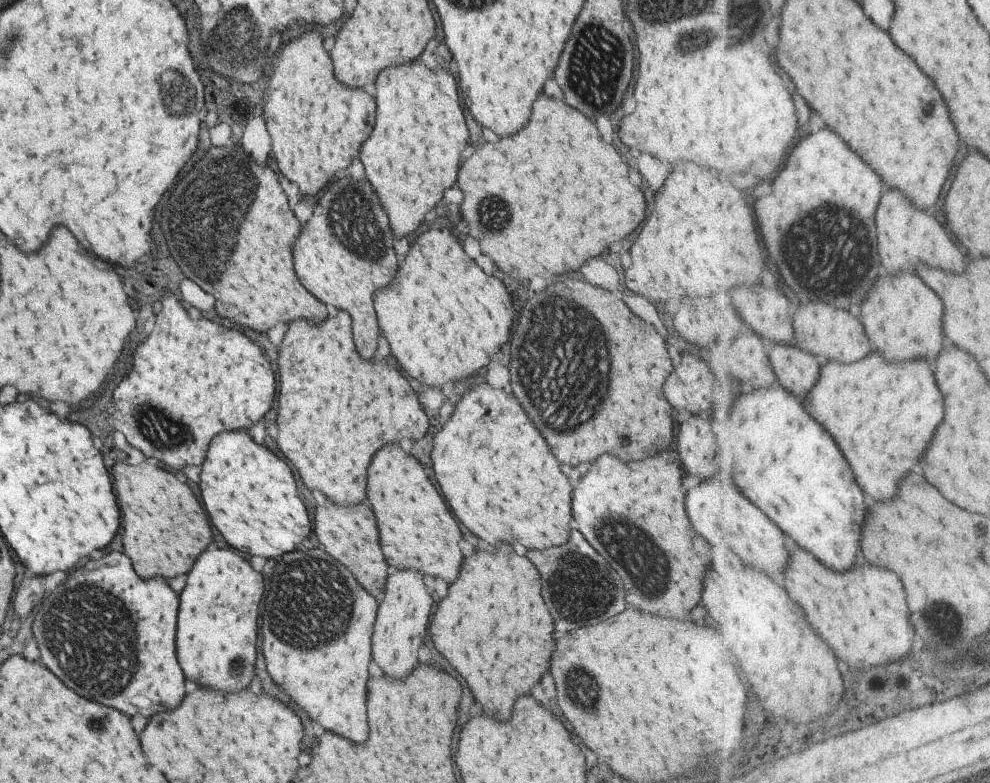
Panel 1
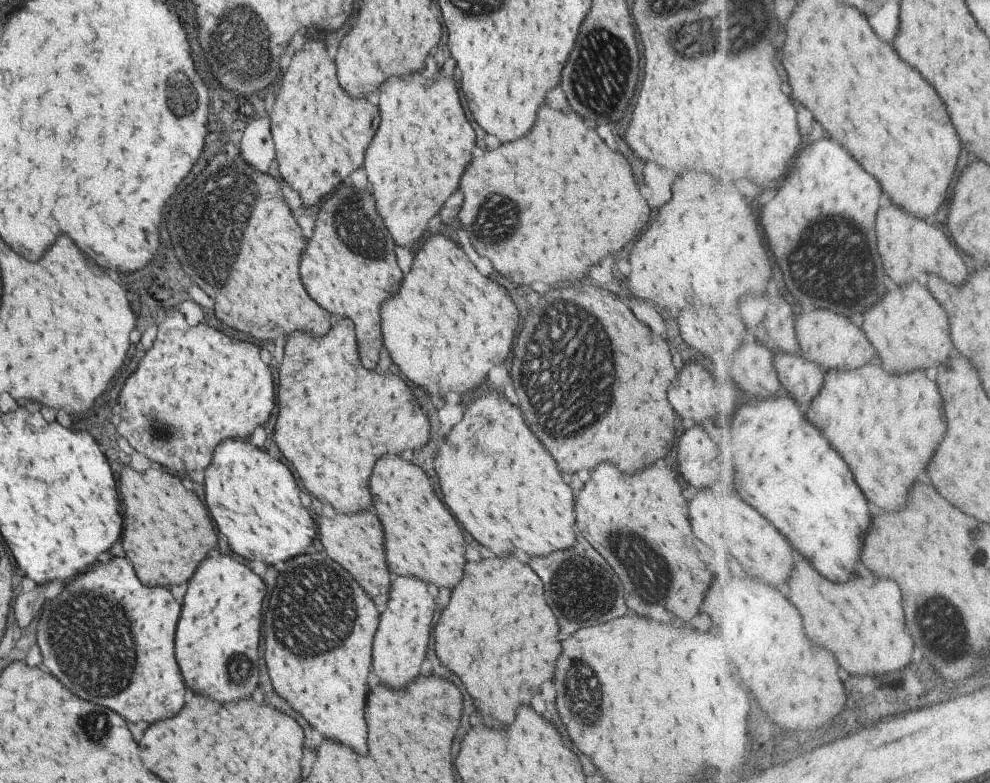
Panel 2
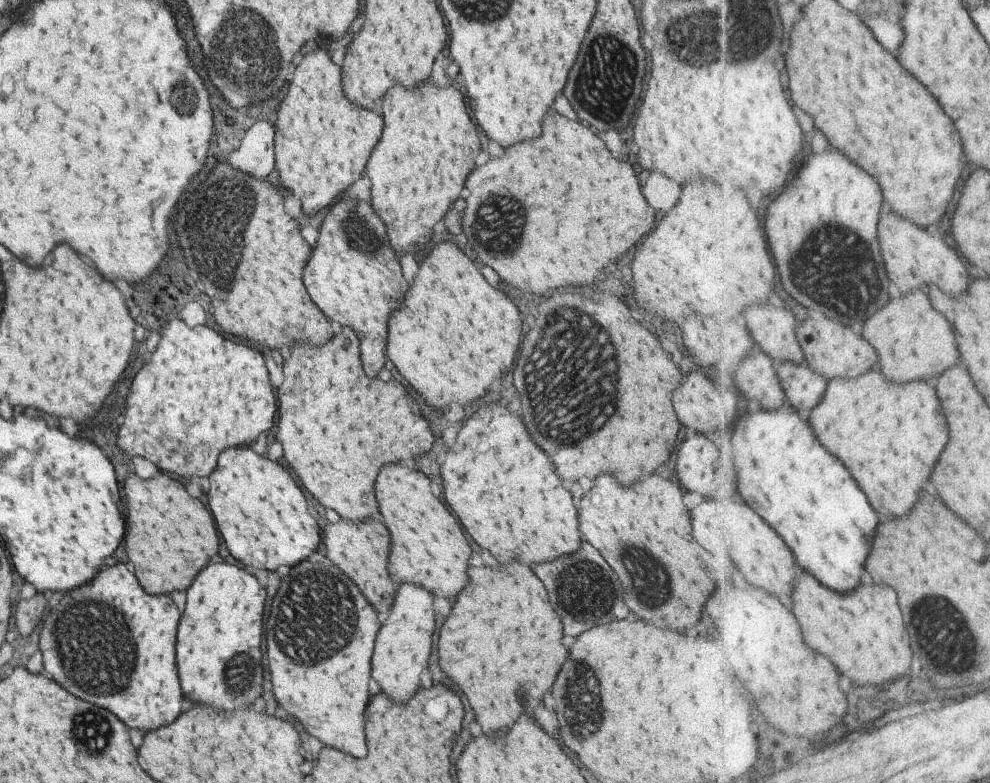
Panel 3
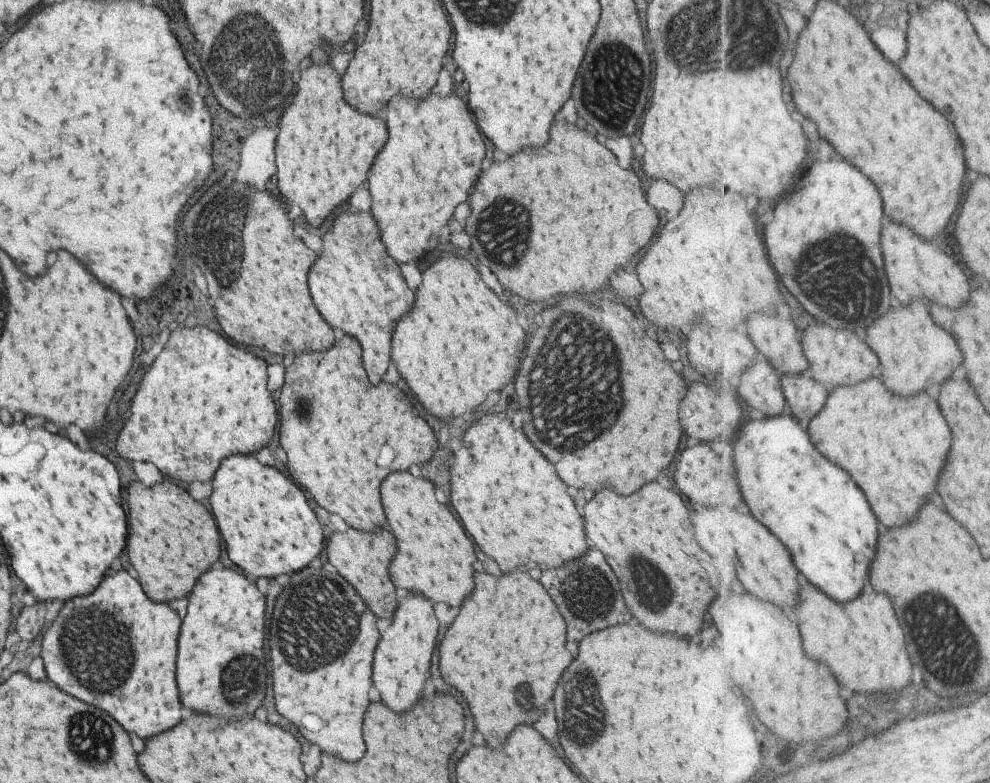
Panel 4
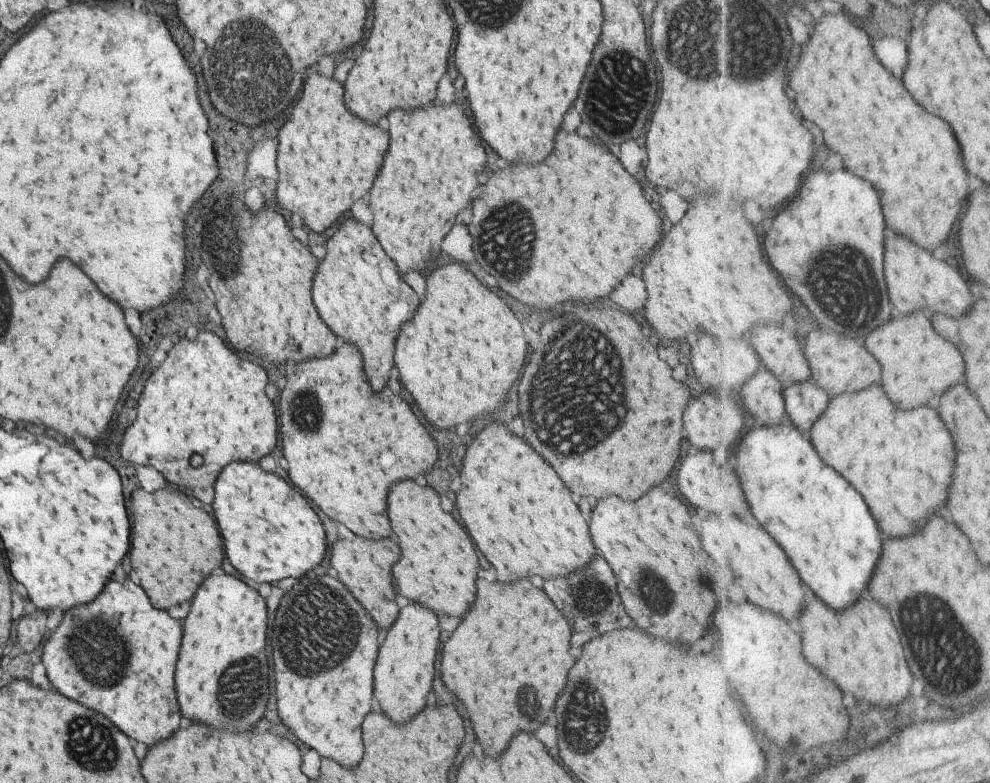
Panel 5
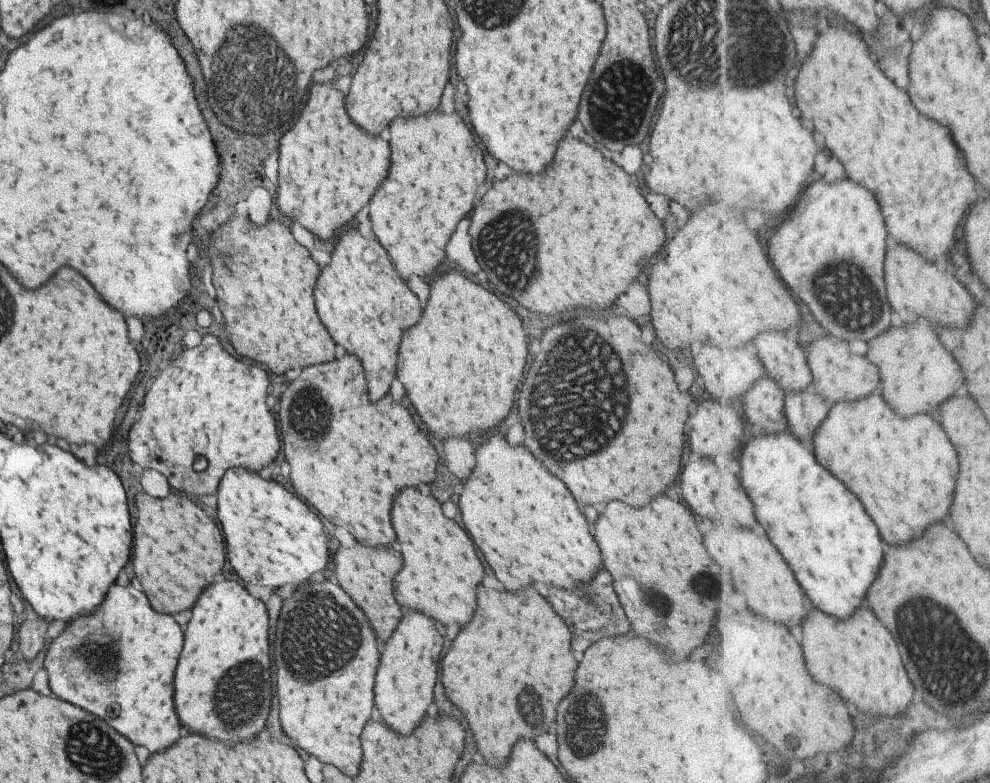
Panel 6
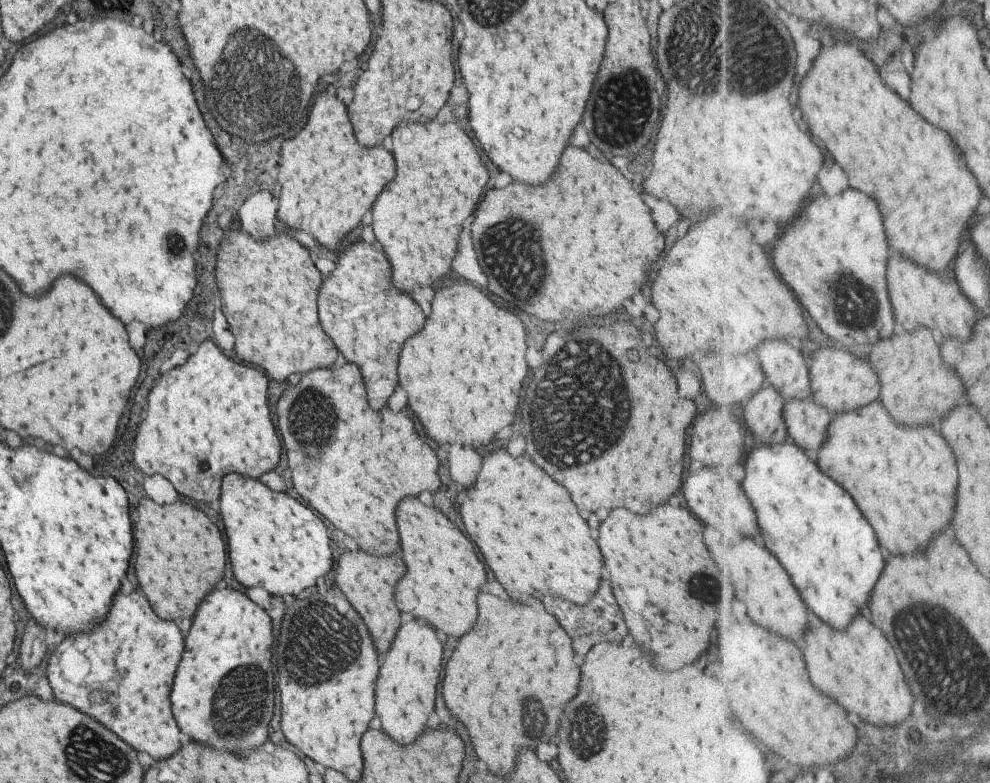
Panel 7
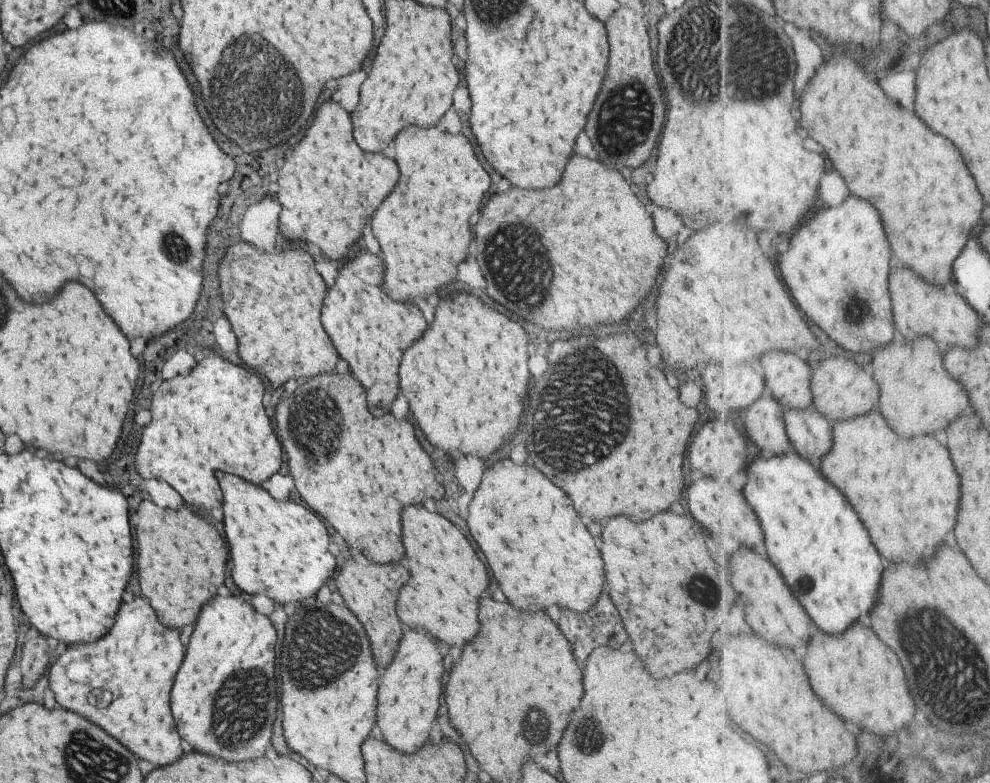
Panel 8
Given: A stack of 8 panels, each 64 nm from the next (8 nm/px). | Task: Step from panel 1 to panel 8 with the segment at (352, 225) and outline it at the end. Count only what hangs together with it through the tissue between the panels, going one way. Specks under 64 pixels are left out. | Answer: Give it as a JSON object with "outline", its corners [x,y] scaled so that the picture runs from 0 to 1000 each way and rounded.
{"outline":[[[371,321],[359,324],[340,346],[340,355],[330,367],[324,388],[324,416],[336,437],[340,452],[365,485],[371,503],[371,524],[377,531],[391,526],[401,503],[401,465],[405,450],[429,421],[429,409],[421,391],[399,386],[387,373],[387,336]]]}

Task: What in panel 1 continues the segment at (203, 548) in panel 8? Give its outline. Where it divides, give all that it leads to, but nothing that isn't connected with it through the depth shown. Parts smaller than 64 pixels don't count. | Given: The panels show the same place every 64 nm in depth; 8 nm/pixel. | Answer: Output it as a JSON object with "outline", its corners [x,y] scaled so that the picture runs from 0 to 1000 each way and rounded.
{"outline":[[[118,590],[114,593],[112,610],[118,649],[122,654],[124,708],[132,715],[138,736],[175,738],[179,733],[187,733],[197,710],[213,690],[213,674],[207,654],[193,626],[175,605],[159,595],[151,595],[148,590],[140,595]]]}

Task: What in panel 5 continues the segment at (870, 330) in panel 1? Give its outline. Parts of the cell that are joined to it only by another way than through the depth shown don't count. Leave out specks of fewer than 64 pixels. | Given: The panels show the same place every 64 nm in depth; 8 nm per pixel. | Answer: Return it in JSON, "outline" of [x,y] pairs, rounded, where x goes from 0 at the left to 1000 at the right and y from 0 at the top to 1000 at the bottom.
{"outline":[[[938,400],[901,406],[874,429],[873,441],[890,467],[891,496],[896,496],[900,511],[912,521],[924,521],[938,516],[944,506],[951,506],[959,493],[965,493],[975,480],[975,462],[967,442],[957,430],[946,427]]]}

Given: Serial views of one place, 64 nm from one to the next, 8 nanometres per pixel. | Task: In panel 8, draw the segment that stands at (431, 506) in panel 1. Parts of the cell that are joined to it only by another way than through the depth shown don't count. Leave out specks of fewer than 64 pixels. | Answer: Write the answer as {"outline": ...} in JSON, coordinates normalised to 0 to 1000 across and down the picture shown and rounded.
{"outline":[[[423,644],[405,651],[405,687],[413,738],[401,759],[405,797],[427,802],[452,825],[466,828],[482,807],[482,766],[492,751],[492,731],[472,687],[447,659],[431,654]]]}

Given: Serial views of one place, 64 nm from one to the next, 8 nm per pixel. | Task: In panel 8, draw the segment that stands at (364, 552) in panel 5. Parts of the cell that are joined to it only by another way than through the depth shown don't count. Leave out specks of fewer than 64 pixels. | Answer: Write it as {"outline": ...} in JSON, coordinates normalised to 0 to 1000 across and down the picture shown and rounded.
{"outline":[[[351,713],[344,720],[344,725],[340,728],[340,736],[338,736],[338,748],[340,748],[348,774],[367,797],[367,802],[373,812],[373,820],[375,820],[375,833],[379,838],[379,848],[383,848],[385,853],[393,848],[393,843],[399,833],[399,822],[405,810],[403,789],[399,784],[399,774],[397,774],[405,746],[409,746],[409,733],[403,720],[385,720],[383,723],[383,720],[373,718],[371,723],[363,723],[355,713]]]}

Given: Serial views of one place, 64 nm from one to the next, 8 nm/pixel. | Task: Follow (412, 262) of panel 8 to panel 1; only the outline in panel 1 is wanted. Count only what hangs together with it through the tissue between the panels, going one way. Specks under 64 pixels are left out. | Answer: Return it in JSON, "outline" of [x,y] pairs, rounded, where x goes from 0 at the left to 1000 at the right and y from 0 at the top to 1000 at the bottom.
{"outline":[[[413,79],[385,89],[377,107],[379,156],[373,176],[365,184],[363,204],[391,271],[395,294],[399,301],[409,301],[423,289],[427,273],[460,232],[464,194],[472,184],[472,163],[462,133],[462,110],[449,89],[437,92],[423,79]]]}

